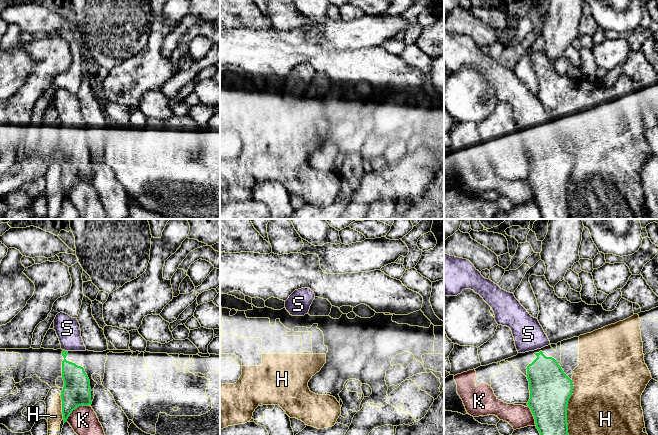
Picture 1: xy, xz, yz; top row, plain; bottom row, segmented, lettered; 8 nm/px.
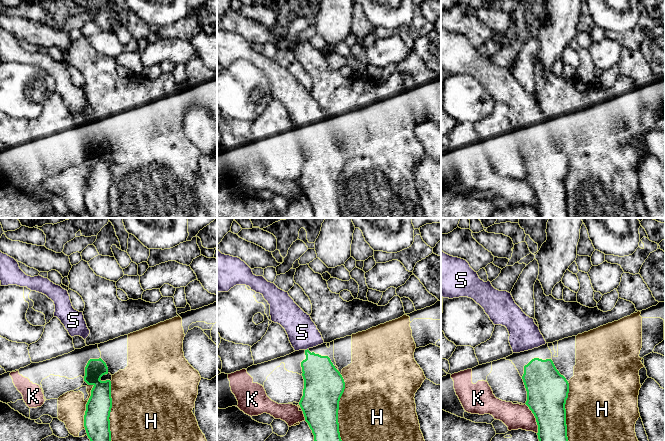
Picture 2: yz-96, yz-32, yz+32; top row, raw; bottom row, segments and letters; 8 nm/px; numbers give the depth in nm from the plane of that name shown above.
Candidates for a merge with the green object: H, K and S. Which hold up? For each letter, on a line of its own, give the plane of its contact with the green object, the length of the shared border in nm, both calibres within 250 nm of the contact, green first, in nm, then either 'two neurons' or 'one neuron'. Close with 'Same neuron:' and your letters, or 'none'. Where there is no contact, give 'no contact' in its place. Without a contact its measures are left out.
H: meets green in yz; contact 500 nm long; 340 nm thick on the green side, 500 nm on the other; two neurons
K: meets green in xy; contact 220 nm long; 220 nm thick on the green side, 220 nm on the other; two neurons
S: meets green in xy; contact 40 nm long; 190 nm thick on the green side, 190 nm on the other; one neuron
Same neuron: S

